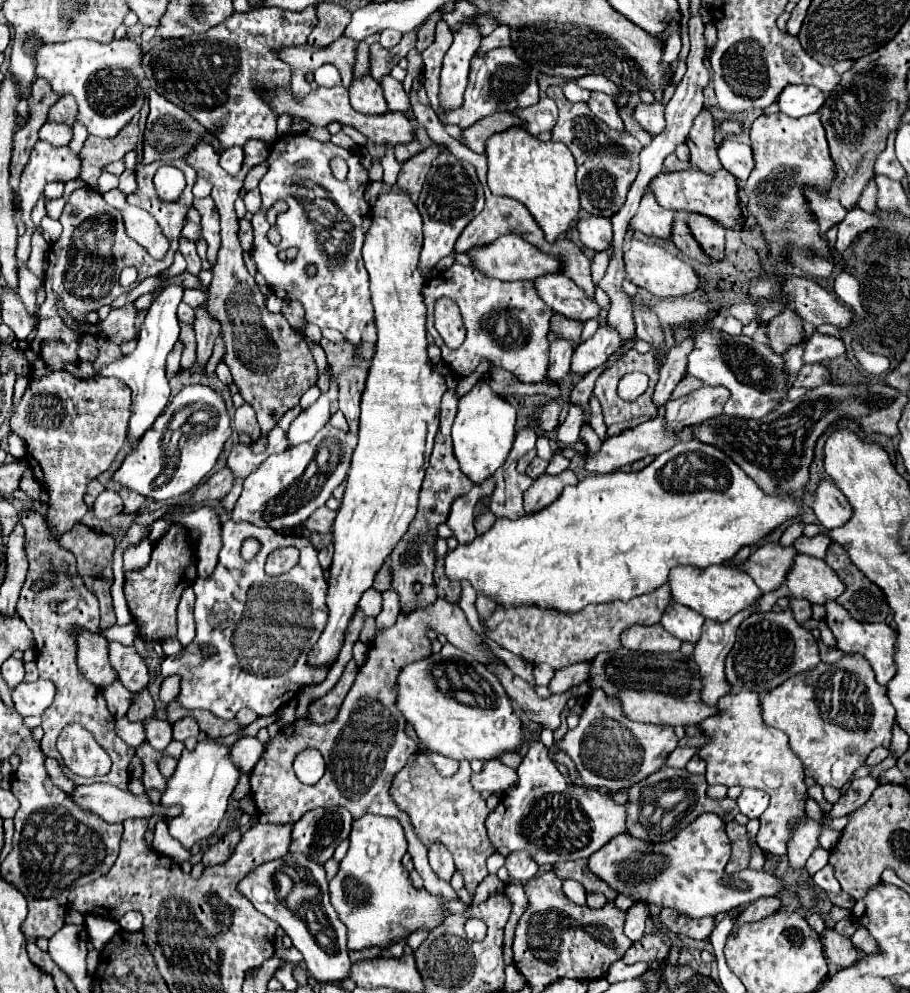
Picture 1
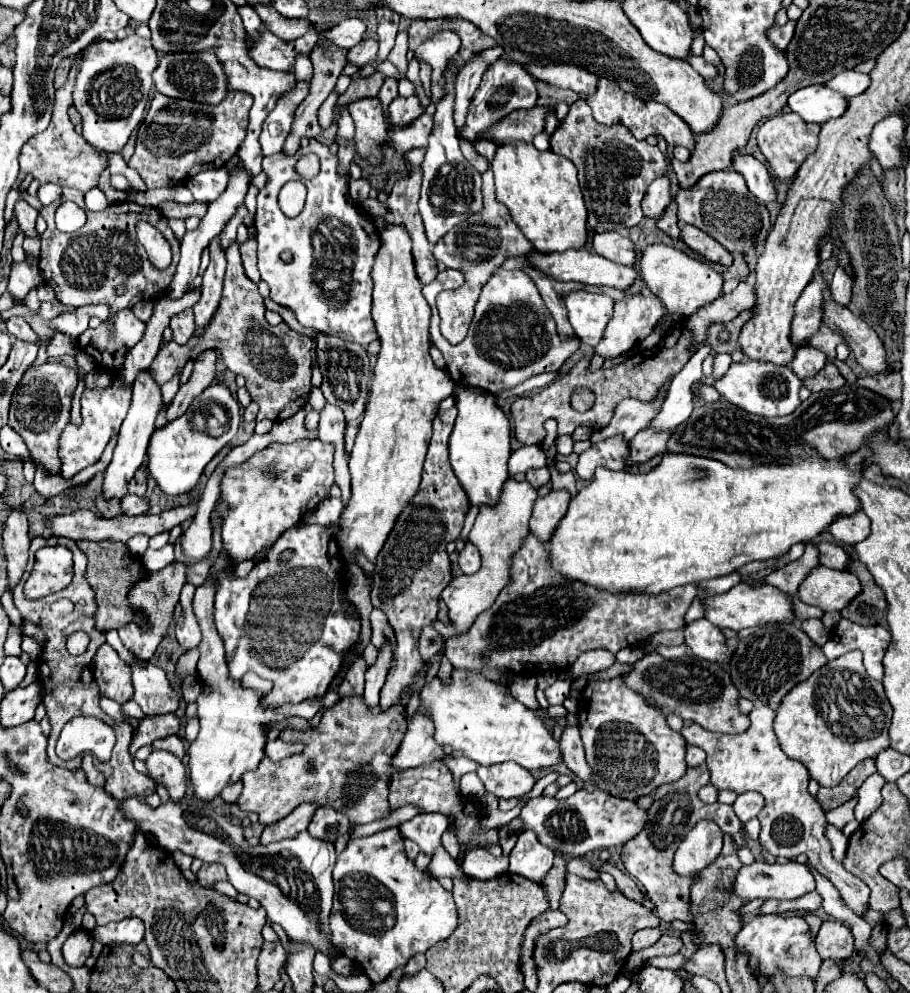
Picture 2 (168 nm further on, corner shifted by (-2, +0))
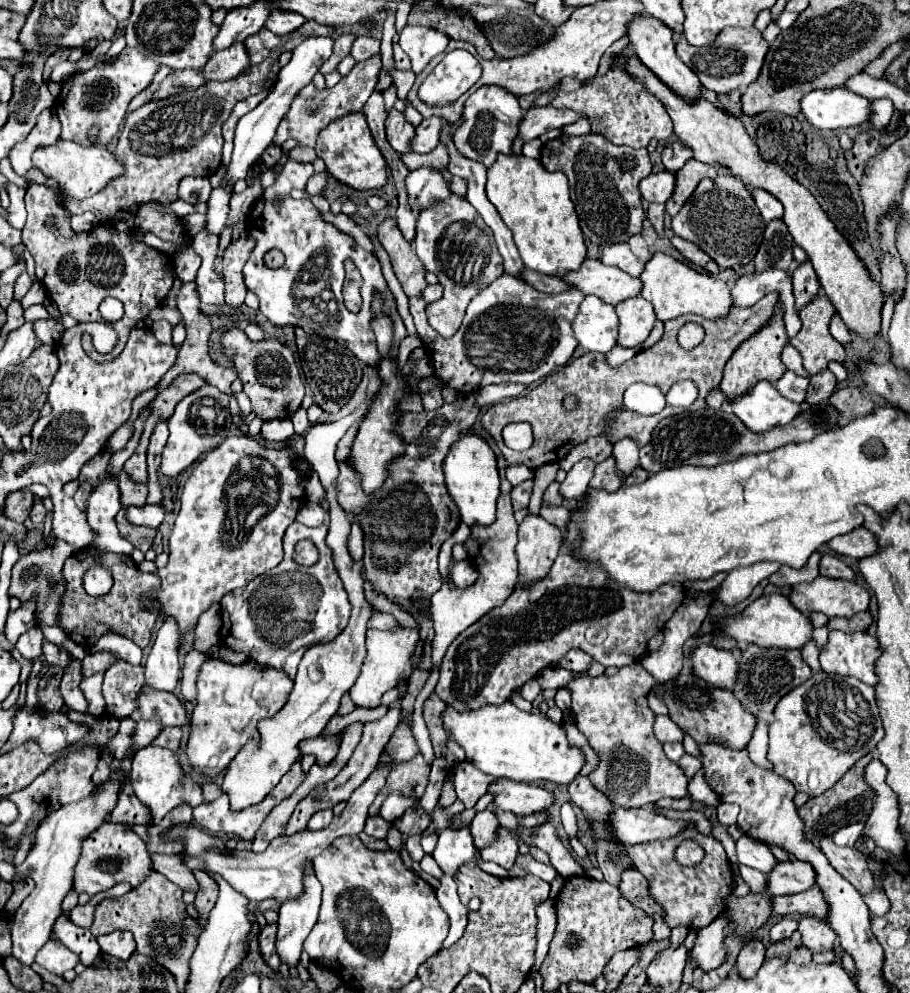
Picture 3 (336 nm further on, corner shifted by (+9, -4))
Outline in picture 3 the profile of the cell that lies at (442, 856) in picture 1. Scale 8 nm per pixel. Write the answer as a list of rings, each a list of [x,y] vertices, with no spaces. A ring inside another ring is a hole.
[[[367,816],[367,822],[365,822],[365,834],[367,836],[373,836],[373,838],[385,838],[385,832],[389,830],[389,822],[385,822],[381,816]]]

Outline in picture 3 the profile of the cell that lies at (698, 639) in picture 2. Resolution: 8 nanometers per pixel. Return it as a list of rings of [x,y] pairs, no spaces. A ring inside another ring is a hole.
[[[701,644],[693,654],[693,672],[715,688],[733,690],[739,674],[737,660],[731,652]]]

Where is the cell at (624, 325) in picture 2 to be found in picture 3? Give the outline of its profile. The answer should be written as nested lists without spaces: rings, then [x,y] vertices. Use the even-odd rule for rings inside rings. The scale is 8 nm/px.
[[[637,296],[625,300],[625,304],[619,304],[615,310],[619,316],[619,346],[633,348],[643,344],[655,324],[653,306],[643,296]]]

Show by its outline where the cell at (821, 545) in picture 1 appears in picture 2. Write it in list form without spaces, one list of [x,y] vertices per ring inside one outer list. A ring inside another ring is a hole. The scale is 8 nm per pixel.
[[[820,542],[816,544],[818,552],[820,552],[820,564],[826,568],[836,568],[836,570],[844,570],[850,556],[844,552],[842,546],[836,546],[832,542]]]

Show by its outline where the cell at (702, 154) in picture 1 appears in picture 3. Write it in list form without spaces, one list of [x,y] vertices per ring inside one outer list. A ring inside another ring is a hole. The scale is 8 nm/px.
[[[611,66],[605,76],[585,80],[579,90],[573,92],[557,90],[555,98],[551,100],[551,106],[585,112],[591,118],[593,130],[613,140],[613,144],[647,148],[649,140],[653,138],[667,140],[673,134],[673,124],[665,106],[645,88],[645,84],[633,80],[633,76],[621,66]]]

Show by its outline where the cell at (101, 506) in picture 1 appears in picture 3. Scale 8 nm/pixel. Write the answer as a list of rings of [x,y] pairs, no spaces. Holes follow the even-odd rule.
[[[141,506],[141,508],[127,508],[127,520],[131,524],[137,524],[137,526],[147,526],[147,528],[159,528],[161,522],[165,518],[165,508],[163,506]]]

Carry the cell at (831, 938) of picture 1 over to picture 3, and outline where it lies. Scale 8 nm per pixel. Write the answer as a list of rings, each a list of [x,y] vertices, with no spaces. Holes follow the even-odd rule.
[[[801,918],[799,920],[799,928],[803,944],[811,950],[811,952],[823,952],[823,950],[833,950],[833,942],[835,942],[835,932],[829,928],[827,922],[819,920],[819,918]]]

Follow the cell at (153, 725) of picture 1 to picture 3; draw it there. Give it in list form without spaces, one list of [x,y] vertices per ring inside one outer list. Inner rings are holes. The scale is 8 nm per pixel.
[[[149,746],[143,748],[141,752],[137,752],[137,756],[133,758],[133,770],[131,770],[131,786],[133,786],[133,794],[141,800],[141,804],[145,804],[151,810],[153,822],[161,822],[165,818],[167,812],[171,812],[173,808],[179,808],[183,804],[195,808],[201,806],[203,802],[207,802],[203,798],[201,786],[183,776],[183,768],[179,762],[179,756],[167,748],[159,748],[159,746]]]

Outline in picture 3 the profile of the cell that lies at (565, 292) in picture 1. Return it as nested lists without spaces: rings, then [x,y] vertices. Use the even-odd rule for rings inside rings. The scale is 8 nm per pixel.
[[[587,296],[581,302],[579,314],[573,320],[573,332],[585,350],[607,354],[617,346],[619,318],[611,304],[597,300],[597,296]]]

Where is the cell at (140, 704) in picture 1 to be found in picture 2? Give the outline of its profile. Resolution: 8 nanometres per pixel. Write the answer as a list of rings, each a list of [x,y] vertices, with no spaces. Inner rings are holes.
[[[160,714],[160,716],[144,716],[138,722],[138,730],[134,734],[132,752],[136,752],[140,746],[152,744],[156,738],[164,738],[168,734],[178,734],[180,720],[174,714]]]

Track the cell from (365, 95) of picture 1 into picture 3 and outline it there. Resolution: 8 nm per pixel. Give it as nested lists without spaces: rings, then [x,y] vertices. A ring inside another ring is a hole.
[[[345,116],[345,120],[335,120],[329,128],[321,130],[317,136],[315,152],[327,164],[327,172],[341,184],[365,192],[365,190],[379,190],[387,184],[387,164],[377,148],[365,116]]]

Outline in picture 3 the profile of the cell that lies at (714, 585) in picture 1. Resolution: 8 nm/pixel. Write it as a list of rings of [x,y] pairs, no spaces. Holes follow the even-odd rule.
[[[781,594],[761,596],[751,602],[739,616],[725,620],[721,632],[729,634],[739,642],[739,646],[755,644],[759,648],[785,648],[785,650],[801,650],[813,638],[813,624],[807,614],[793,608],[789,598]]]

